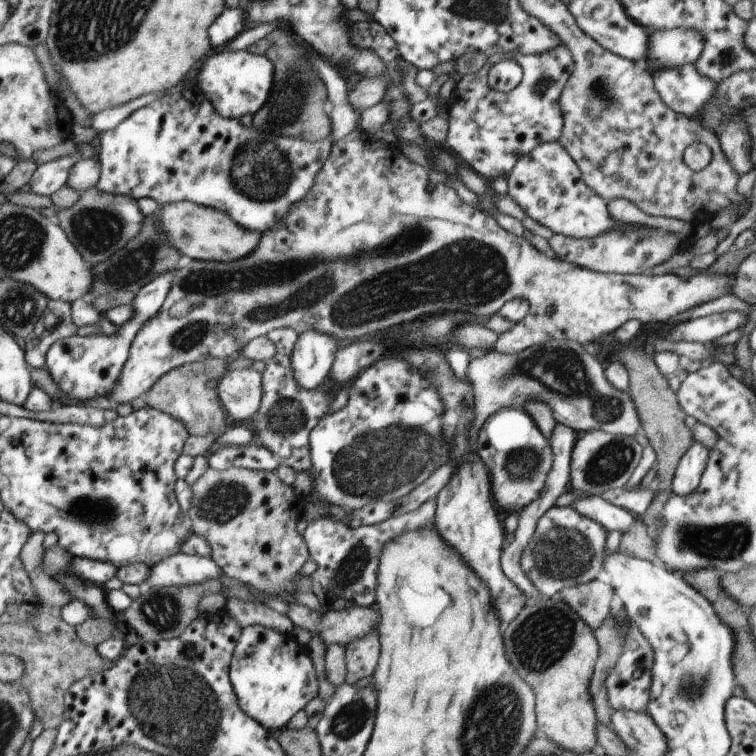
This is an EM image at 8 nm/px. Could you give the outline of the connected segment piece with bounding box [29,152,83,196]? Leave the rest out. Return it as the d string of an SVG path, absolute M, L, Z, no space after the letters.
M76 152L37 166L29 182L30 192L40 196L51 196L67 184L72 166L82 158L82 153Z

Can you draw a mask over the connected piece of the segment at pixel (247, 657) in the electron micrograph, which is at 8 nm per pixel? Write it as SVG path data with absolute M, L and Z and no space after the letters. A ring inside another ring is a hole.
M260 625L241 629L229 666L229 679L242 712L256 720L262 728L276 734L287 726L297 712L303 711L310 700L318 696L320 688L308 647L301 645L293 633L278 632Z

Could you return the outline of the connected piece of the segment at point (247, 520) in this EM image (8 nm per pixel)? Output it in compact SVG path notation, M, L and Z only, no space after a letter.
M209 466L191 485L191 489L192 498L188 511L191 531L208 542L212 548L210 557L220 567L223 575L276 596L296 592L294 578L309 559L309 550L304 537L298 532L298 520L303 516L304 500L296 494L292 485L284 484L275 471L232 466L219 471Z

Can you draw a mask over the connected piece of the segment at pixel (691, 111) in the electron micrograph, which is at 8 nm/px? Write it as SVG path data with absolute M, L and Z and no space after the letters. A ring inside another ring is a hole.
M694 64L672 70L660 68L651 72L651 77L656 92L670 110L696 120L700 118L702 106L714 98L718 88L718 84L700 74Z

